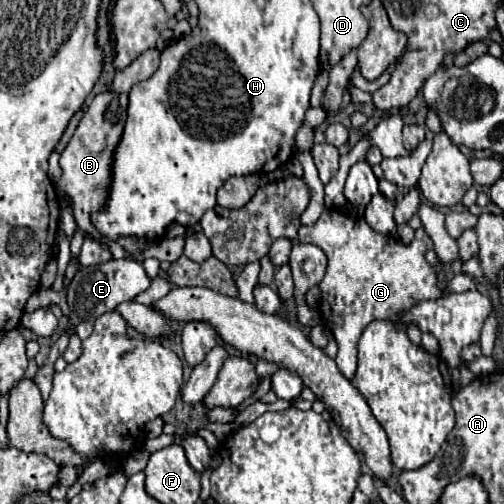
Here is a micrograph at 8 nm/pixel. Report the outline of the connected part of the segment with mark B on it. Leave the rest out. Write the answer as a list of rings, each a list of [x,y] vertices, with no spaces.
[[[98,93],[92,99],[92,103],[88,105],[84,117],[78,123],[78,129],[74,131],[74,137],[70,139],[68,147],[64,149],[64,153],[60,157],[62,179],[56,183],[58,193],[72,197],[74,219],[76,219],[78,227],[84,233],[92,233],[96,239],[106,241],[116,259],[126,259],[128,251],[122,249],[118,243],[104,239],[96,231],[96,227],[92,227],[90,213],[100,211],[108,199],[108,187],[110,187],[110,177],[112,177],[112,151],[116,149],[116,143],[120,141],[124,121],[126,121],[126,105],[120,103],[120,95],[118,93]]]

